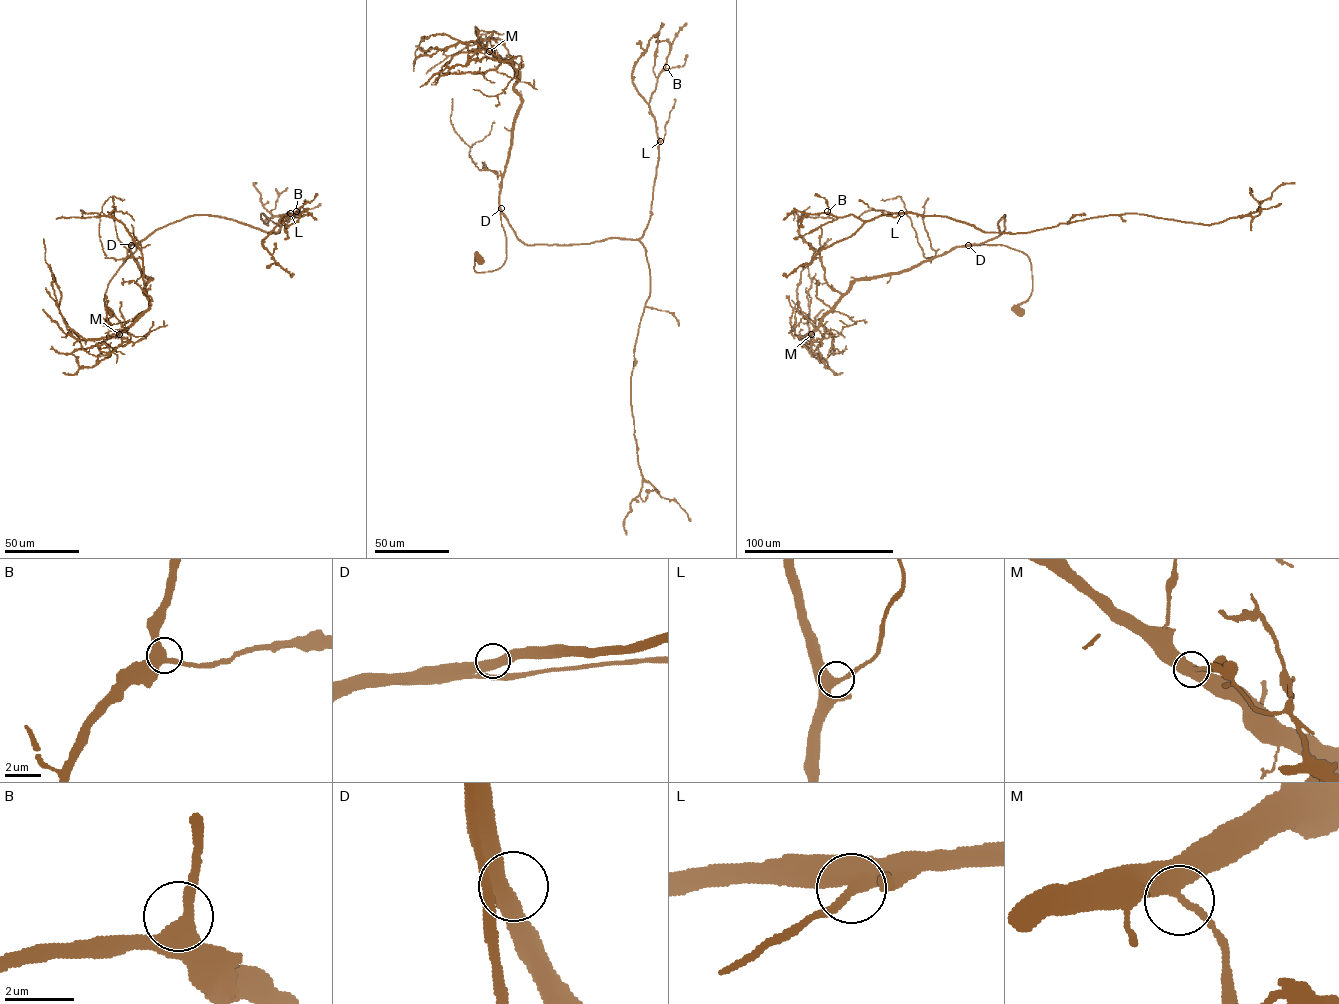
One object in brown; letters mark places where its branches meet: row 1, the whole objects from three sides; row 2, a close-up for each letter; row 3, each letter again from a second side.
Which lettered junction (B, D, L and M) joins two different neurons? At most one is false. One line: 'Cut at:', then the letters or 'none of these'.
Cut at: M

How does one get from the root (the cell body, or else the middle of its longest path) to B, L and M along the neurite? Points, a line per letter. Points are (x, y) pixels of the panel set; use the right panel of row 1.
B: (1019, 310), (1029, 257), (969, 245), (997, 237), (1004, 215), (985, 232), (937, 215), (827, 211)
L: (1019, 310), (1029, 257), (969, 245), (997, 237), (1004, 215), (985, 232), (901, 213)
M: (1019, 310), (1018, 306), (1032, 289), (1029, 257), (1003, 245), (957, 246), (910, 268), (856, 280), (811, 334)

